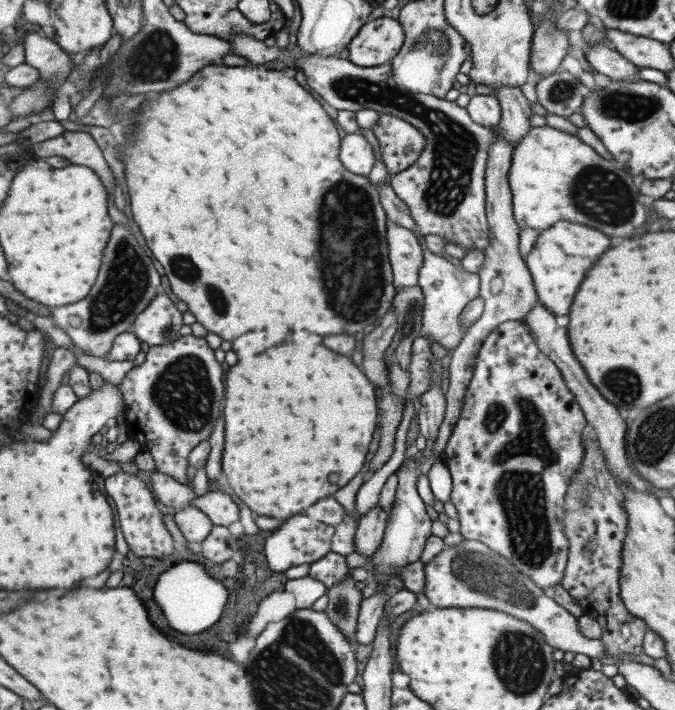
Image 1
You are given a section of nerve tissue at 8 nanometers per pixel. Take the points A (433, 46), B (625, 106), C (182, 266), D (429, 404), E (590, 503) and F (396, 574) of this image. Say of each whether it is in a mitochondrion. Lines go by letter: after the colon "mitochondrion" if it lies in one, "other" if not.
A: mitochondrion
B: mitochondrion
C: mitochondrion
D: other
E: mitochondrion
F: other

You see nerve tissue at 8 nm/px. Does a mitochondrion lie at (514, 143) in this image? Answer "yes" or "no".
no

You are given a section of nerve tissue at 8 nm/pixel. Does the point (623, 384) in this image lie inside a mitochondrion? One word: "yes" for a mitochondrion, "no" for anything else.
yes

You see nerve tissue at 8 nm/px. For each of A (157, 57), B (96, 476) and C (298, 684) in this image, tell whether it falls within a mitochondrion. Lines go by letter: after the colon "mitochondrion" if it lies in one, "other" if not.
A: mitochondrion
B: other
C: mitochondrion

